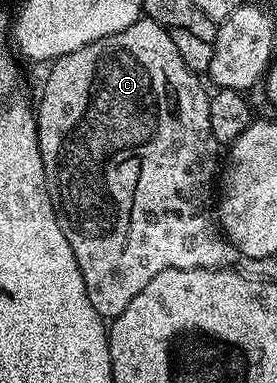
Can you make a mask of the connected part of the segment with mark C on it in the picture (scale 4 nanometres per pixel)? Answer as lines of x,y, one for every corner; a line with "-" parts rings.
144,17
135,21
135,25
127,25
127,29
122,29
119,33
111,33
111,37
103,37
99,41
91,41
91,45
83,45
83,49
75,49
75,53
67,53
63,57
52,60
51,66
48,68
49,76
45,79
45,84
41,87
41,100
35,103
35,118
37,120
37,140
39,141
39,153
42,157
43,169
45,170
45,188
51,199
51,205
55,209
55,217
59,221
59,229
63,229
63,237
67,237
67,245
71,245
71,249
75,253
75,261
79,261
79,269
83,273
83,281
87,285
87,297
91,301
91,305
95,305
95,313
99,313
102,319
112,321
116,319
119,313
123,313
123,309
127,309
127,305
131,305
131,297
135,297
139,293
139,289
143,289
143,285
147,285
147,281
151,281
151,277
155,277
159,273
163,273
163,269
225,269
230,266
235,251
227,242
218,220
215,218
215,187
209,182
214,182
215,176
219,171
219,159
217,163
217,150
219,144
217,138
211,133
211,121
209,120
209,96
208,90
201,88
198,76
191,68
185,64
183,57
179,57
179,49
175,49
175,41
171,41
171,37
167,37
167,33
155,21

